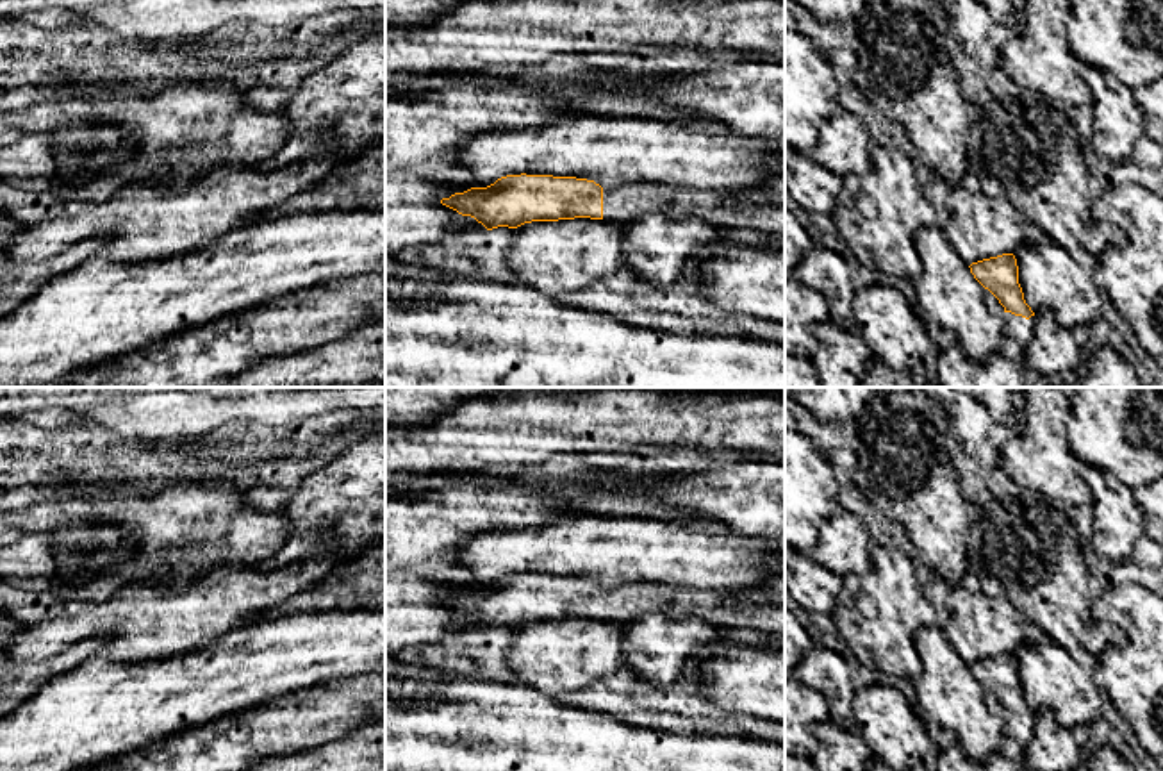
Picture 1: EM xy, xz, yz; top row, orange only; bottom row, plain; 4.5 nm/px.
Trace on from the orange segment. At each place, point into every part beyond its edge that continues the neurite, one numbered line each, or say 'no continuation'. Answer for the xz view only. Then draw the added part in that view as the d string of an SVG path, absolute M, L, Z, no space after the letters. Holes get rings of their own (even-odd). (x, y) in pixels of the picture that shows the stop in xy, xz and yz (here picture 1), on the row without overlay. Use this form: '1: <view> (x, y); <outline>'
1: xz (623, 602); M621 584L603 589L603 619L626 623L646 612L697 618L722 628L762 630L785 639L785 605L690 585Z

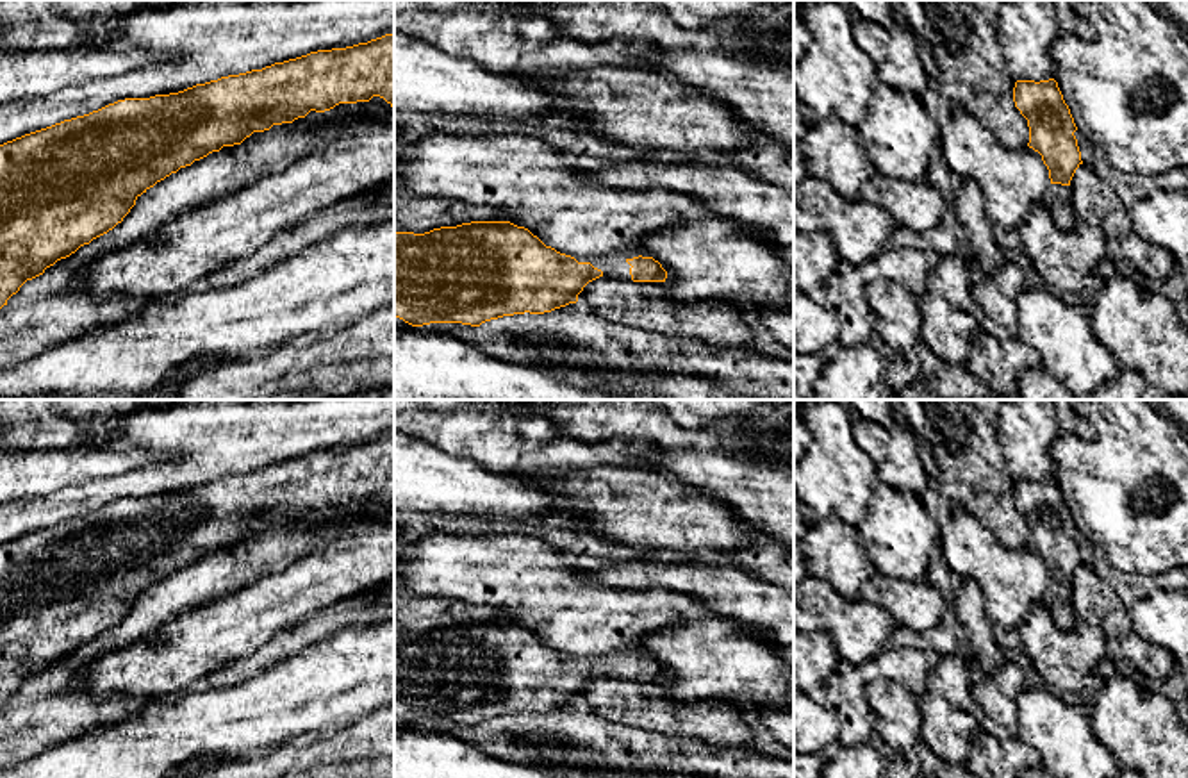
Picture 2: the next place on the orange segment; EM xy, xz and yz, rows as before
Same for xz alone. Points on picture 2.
1: xz (614, 664); M608 653L599 655L590 660L590 664L603 671L603 676L619 678L619 680L631 680L628 658L639 655L633 653Z

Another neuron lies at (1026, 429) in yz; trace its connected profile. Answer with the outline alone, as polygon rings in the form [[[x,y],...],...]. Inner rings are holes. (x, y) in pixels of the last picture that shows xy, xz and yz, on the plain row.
[[[1004,400],[995,428],[1006,469],[1015,482],[1056,476],[1049,451],[1061,426],[1051,400]]]

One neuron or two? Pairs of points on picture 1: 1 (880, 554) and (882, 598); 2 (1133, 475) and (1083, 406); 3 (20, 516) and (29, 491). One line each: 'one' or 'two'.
1: one
2: one
3: two

